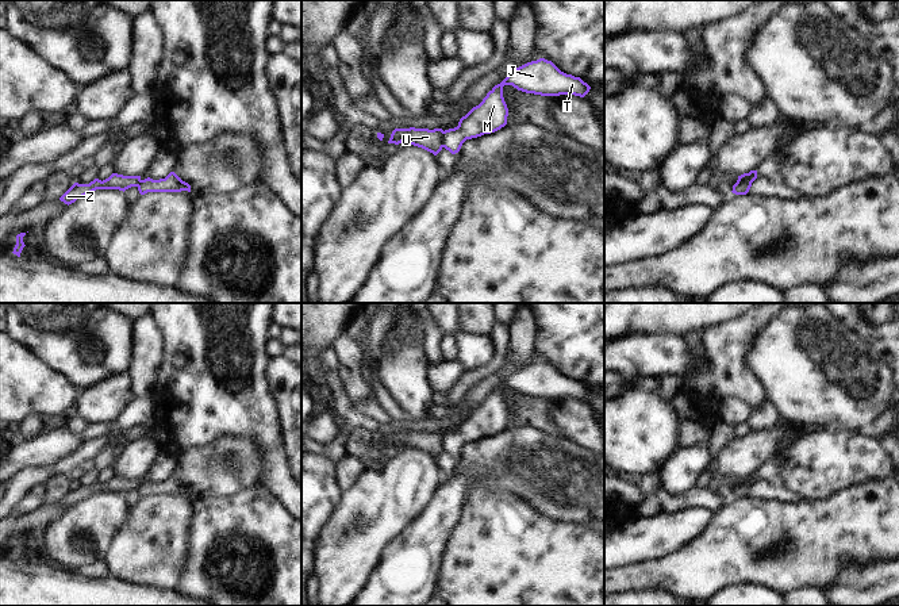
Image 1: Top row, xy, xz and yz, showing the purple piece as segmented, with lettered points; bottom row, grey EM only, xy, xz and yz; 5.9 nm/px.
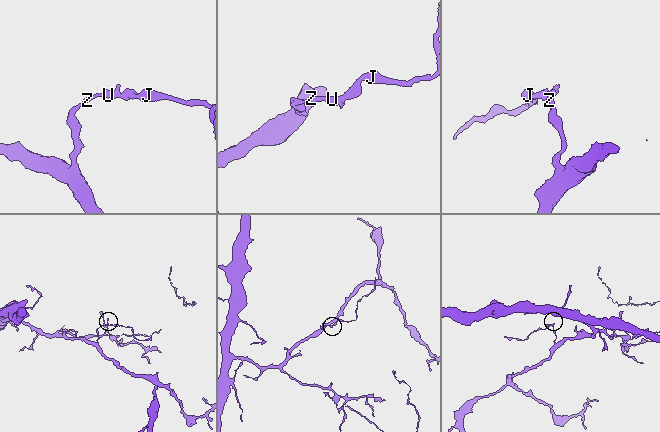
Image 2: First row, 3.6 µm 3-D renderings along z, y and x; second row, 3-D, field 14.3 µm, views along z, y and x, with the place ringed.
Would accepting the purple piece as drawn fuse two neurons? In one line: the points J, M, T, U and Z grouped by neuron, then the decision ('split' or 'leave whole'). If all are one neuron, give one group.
groups J M T / U Z; split

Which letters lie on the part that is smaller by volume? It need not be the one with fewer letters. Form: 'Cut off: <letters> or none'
Cut off: J, M, T

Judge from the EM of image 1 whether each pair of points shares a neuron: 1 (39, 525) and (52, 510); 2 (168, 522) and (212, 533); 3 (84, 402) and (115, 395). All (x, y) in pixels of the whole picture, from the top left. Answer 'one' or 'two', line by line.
1: one
2: two
3: one

